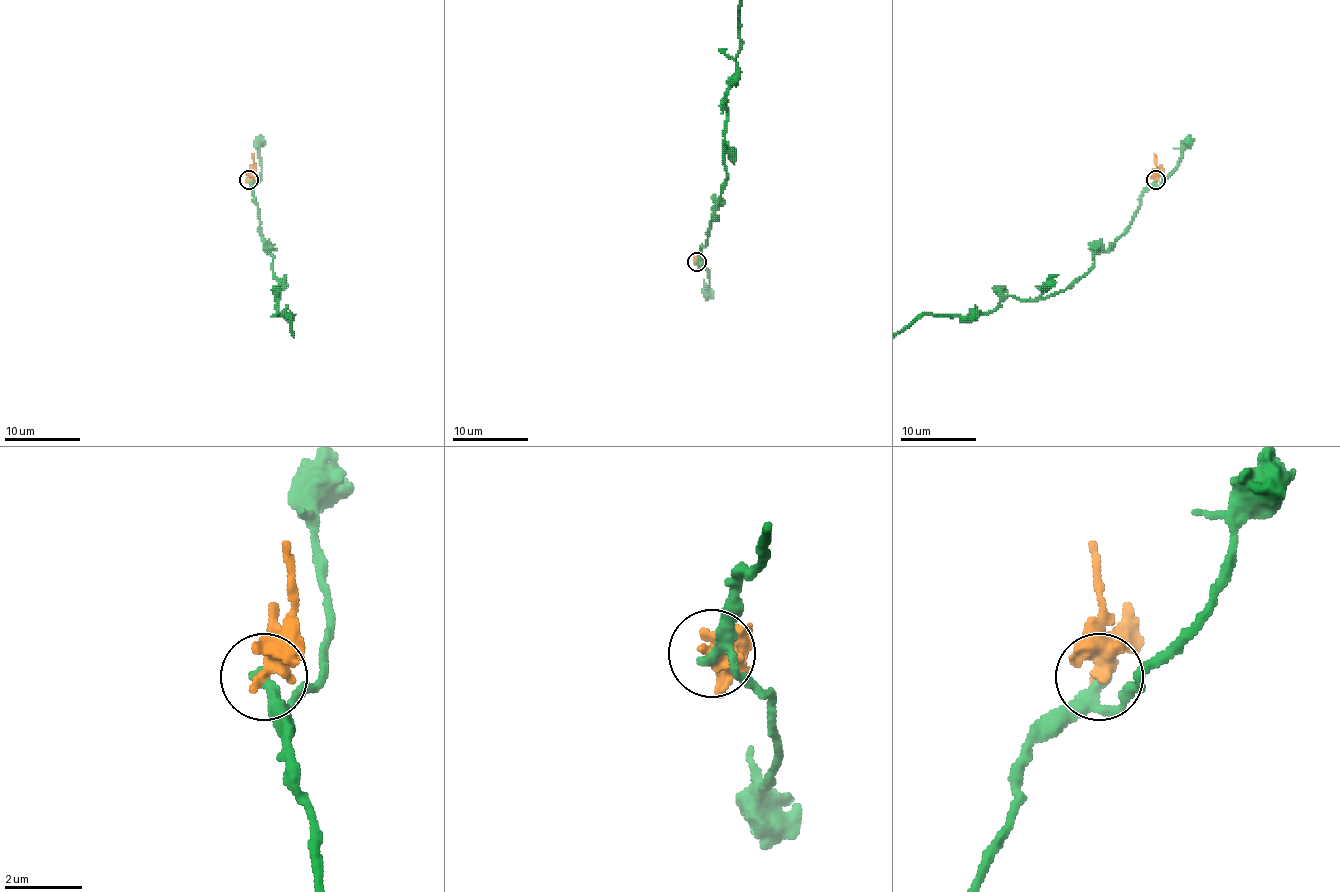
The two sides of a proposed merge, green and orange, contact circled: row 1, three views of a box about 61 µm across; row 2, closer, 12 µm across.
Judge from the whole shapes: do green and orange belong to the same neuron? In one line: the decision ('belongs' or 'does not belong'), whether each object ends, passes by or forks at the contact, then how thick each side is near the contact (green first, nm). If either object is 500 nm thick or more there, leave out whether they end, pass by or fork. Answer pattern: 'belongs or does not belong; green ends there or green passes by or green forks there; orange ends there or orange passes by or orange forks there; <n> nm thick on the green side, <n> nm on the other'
does not belong; green passes by; orange passes by; 260 nm thick on the green side, 360 nm on the other

